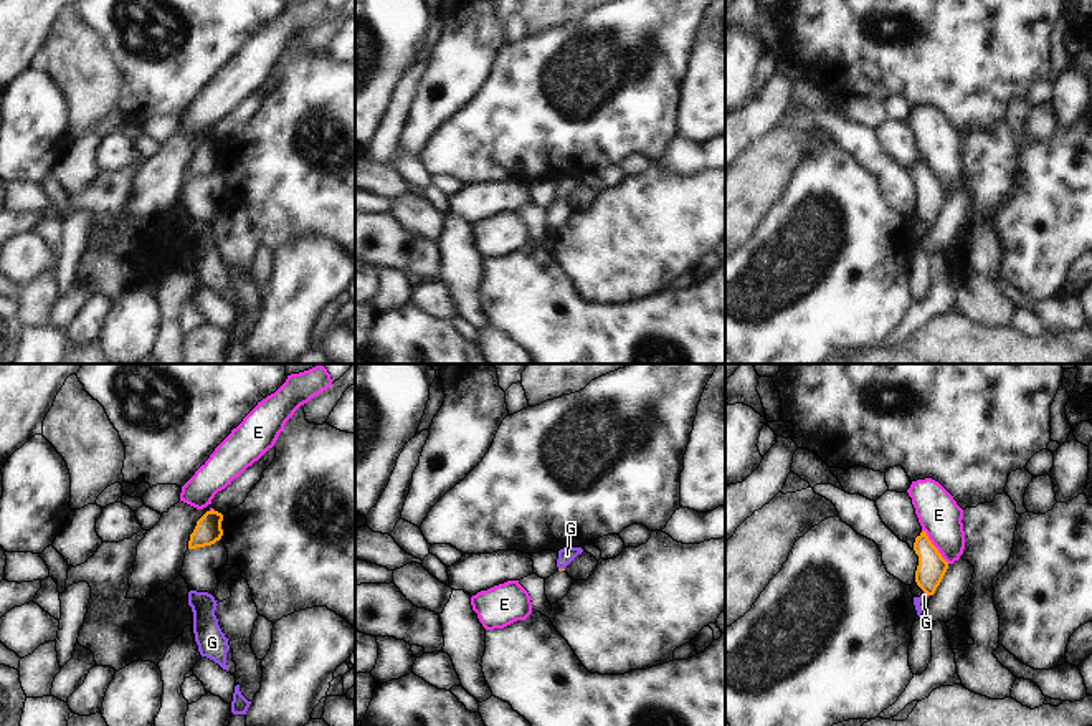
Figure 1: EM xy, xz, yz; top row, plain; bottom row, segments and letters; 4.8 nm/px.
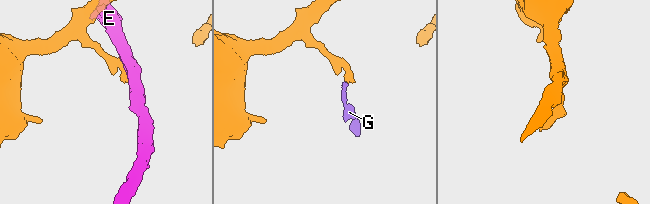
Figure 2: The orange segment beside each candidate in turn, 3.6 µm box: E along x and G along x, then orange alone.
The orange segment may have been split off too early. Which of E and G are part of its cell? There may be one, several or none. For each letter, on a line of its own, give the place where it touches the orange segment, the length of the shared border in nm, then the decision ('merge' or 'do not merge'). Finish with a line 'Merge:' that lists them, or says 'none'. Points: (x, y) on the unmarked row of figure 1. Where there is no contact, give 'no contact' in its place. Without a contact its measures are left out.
E: yz (934, 176) | 220 nm | do not merge
G: xz (562, 199) | 30 nm | merge
Merge: G

